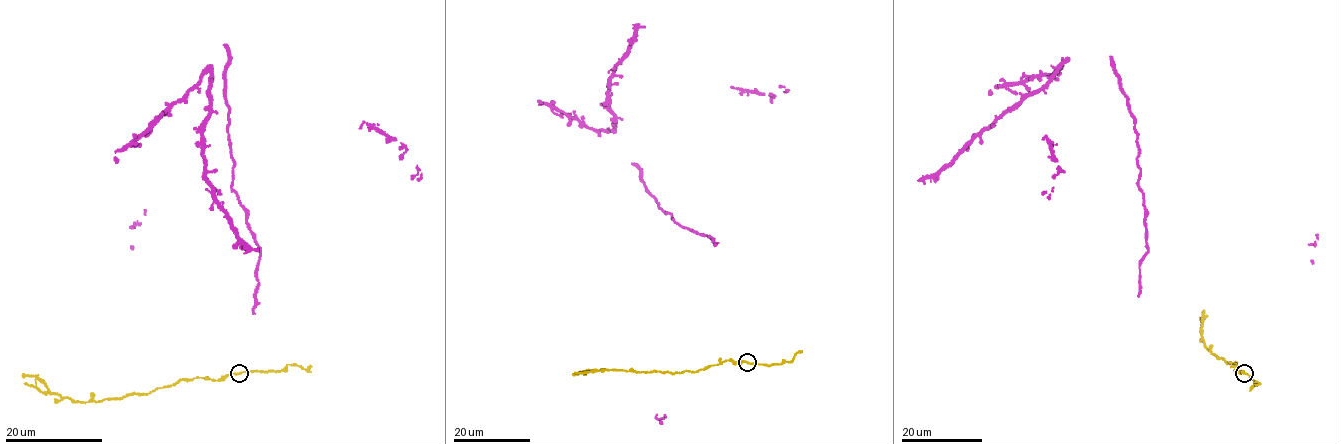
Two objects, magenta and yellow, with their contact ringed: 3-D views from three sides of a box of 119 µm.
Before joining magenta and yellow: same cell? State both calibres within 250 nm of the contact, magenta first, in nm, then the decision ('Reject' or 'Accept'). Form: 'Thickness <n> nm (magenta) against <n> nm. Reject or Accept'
Thickness 50 nm (magenta) against 170 nm. Accept

